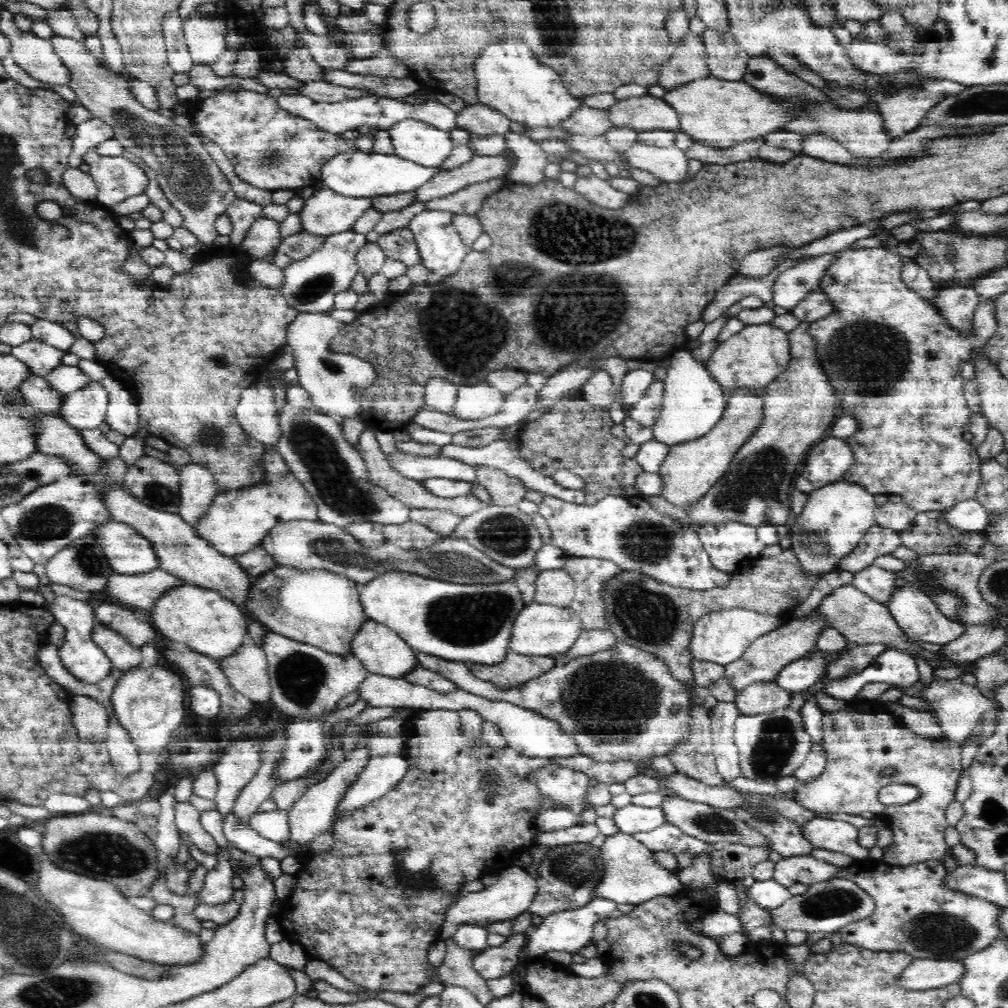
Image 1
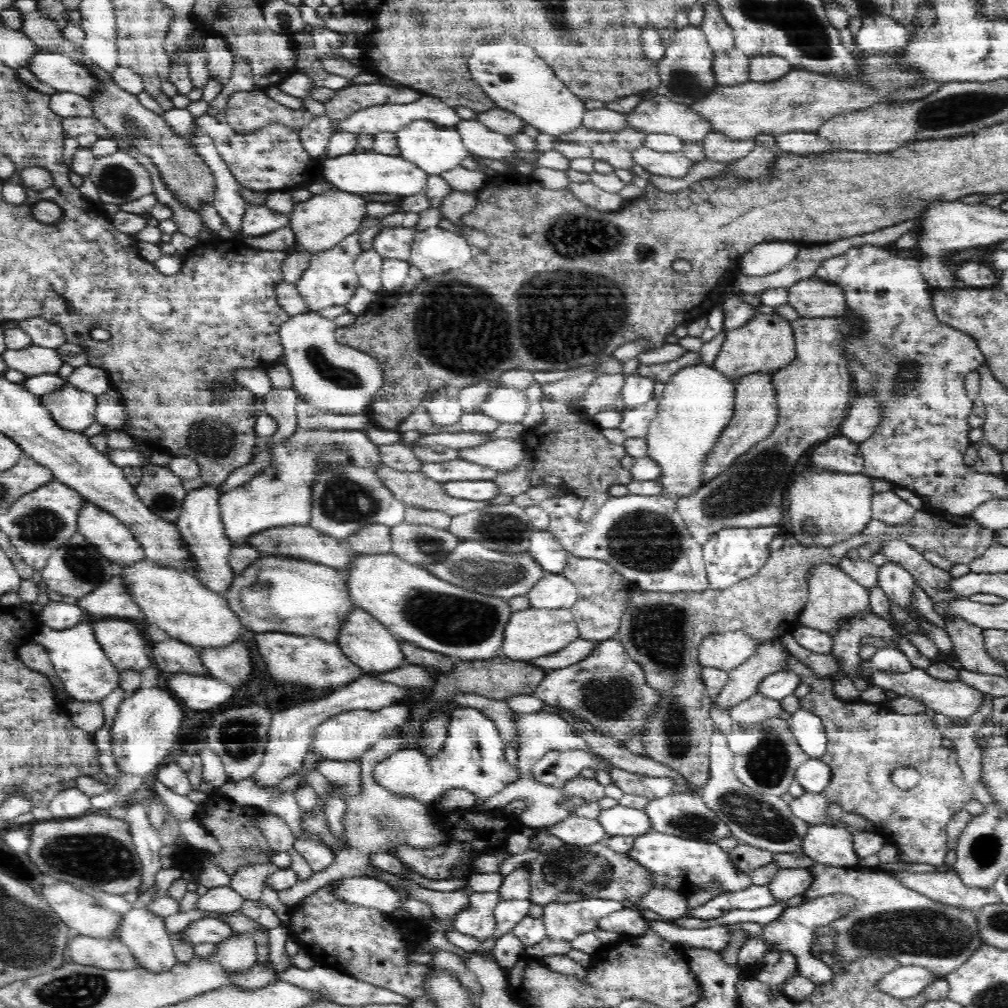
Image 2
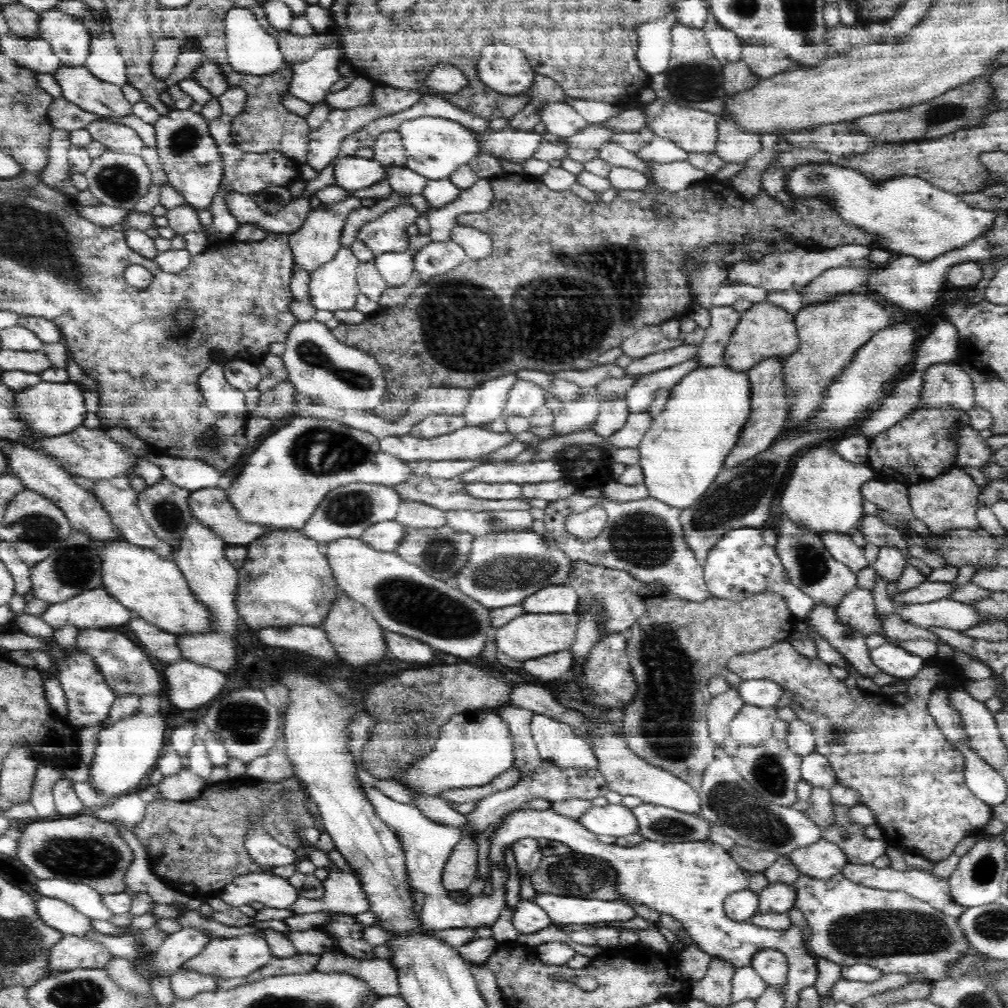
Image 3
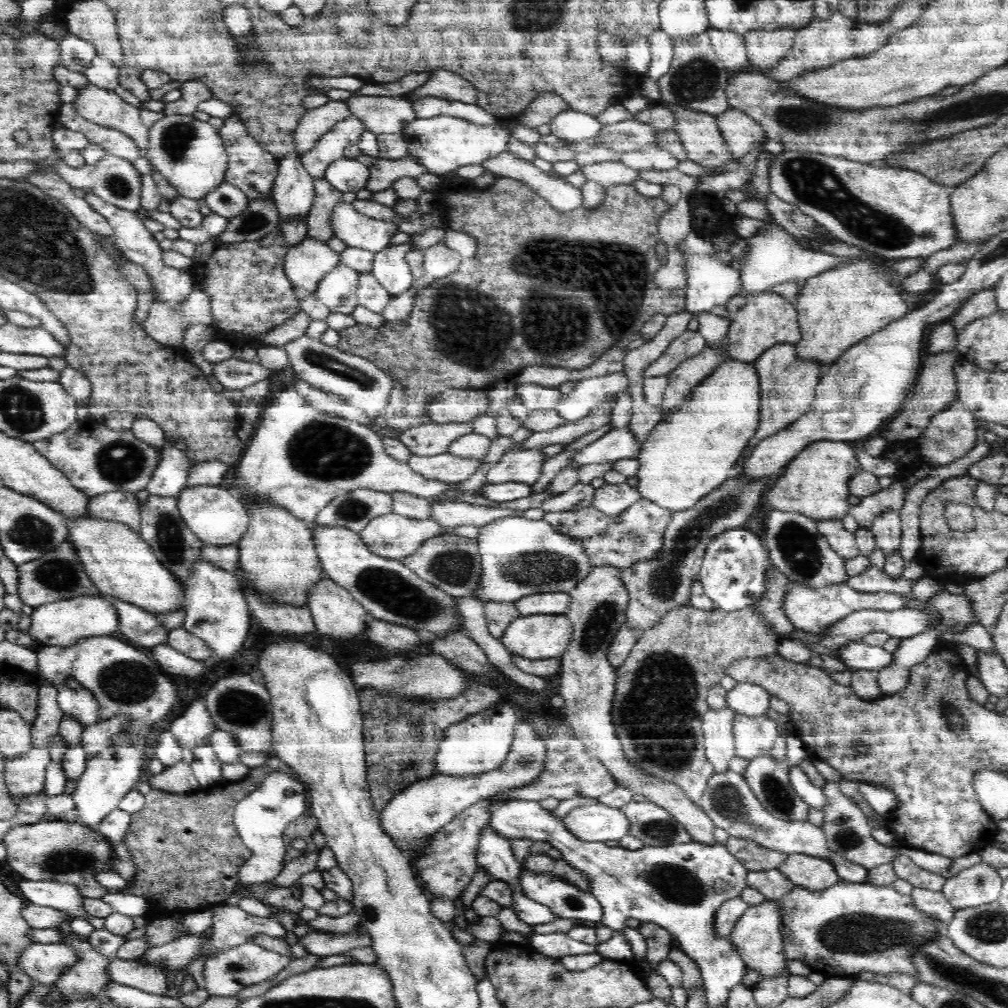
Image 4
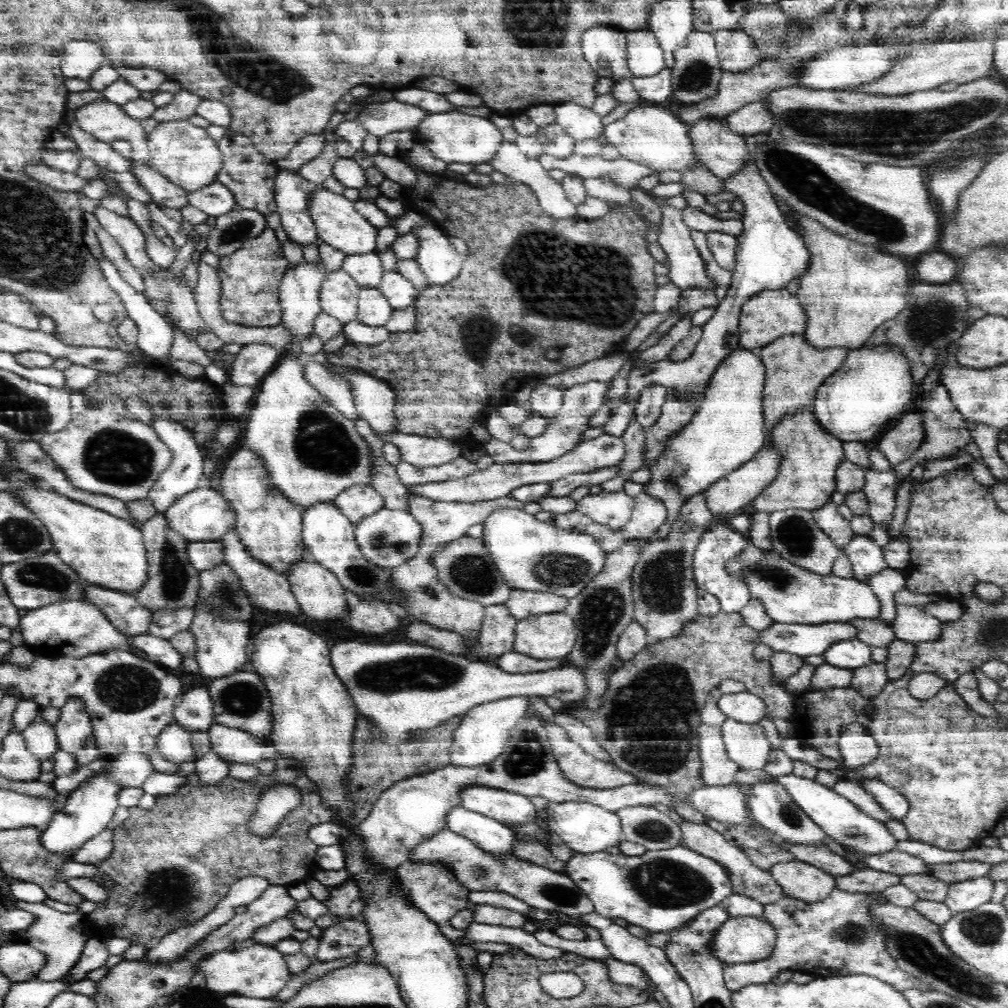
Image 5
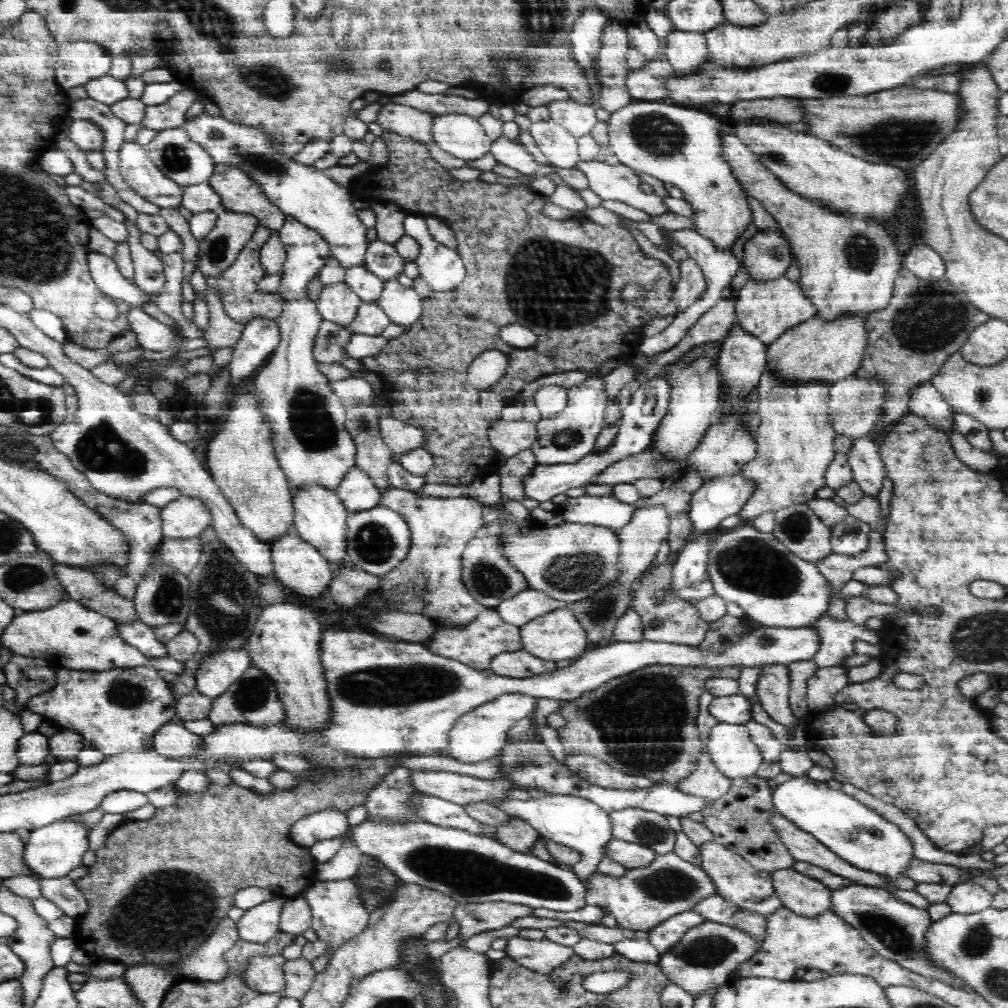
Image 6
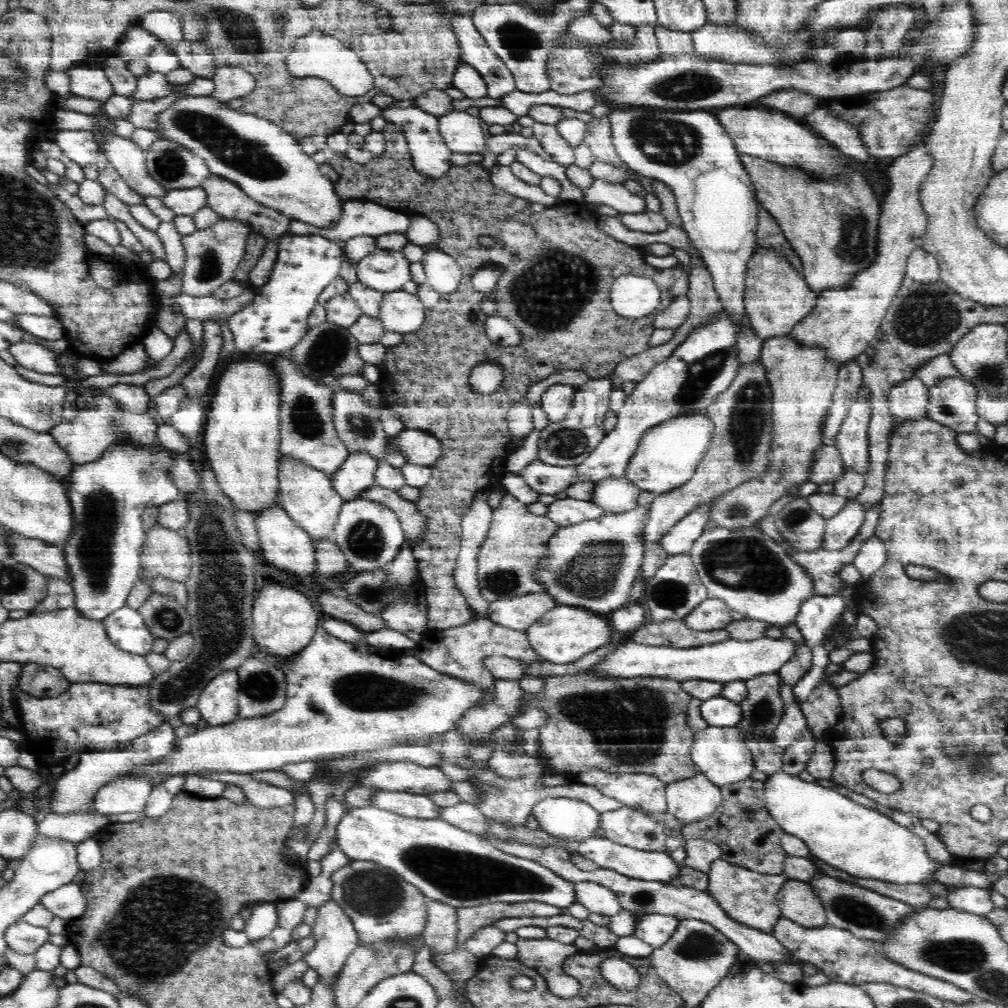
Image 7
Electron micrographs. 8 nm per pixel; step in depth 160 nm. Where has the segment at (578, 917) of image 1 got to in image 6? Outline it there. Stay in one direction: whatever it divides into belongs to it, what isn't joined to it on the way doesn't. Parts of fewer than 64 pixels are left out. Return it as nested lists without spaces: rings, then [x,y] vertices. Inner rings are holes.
[[[364,818],[356,826],[349,827],[347,836],[362,854],[380,860],[381,864],[398,875],[401,880],[409,881],[410,884],[420,884],[422,888],[437,889],[438,892],[453,897],[458,904],[504,901],[560,912],[570,912],[586,906],[584,882],[575,875],[572,868],[559,867],[528,853],[512,850],[488,836],[475,835],[464,829],[438,826],[420,820],[408,823],[374,823],[368,818]]]

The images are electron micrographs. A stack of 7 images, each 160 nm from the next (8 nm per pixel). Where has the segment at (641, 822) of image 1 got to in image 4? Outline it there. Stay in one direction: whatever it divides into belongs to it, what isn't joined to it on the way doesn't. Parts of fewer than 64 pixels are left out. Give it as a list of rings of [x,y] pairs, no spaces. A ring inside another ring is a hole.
[[[602,804],[584,805],[570,810],[564,817],[565,827],[580,840],[619,841],[629,834],[629,820],[619,809]]]

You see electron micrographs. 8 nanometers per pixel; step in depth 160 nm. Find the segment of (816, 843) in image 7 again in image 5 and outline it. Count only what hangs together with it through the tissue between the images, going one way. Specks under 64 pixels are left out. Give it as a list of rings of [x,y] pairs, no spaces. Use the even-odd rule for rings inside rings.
[[[793,772],[788,775],[780,776],[777,782],[788,790],[790,797],[805,813],[808,818],[822,827],[825,834],[834,838],[836,844],[840,844],[843,848],[851,848],[859,854],[886,854],[896,849],[898,840],[890,833],[885,822],[876,820],[868,816],[868,814],[858,809],[850,800],[840,796],[833,789],[827,788],[819,784],[815,780],[808,780],[796,776]]]

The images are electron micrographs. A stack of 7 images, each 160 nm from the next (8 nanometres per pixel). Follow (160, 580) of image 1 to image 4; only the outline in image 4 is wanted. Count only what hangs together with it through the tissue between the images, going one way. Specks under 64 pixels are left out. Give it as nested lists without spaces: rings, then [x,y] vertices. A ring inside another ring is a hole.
[[[101,594],[80,595],[74,598],[49,602],[34,608],[31,613],[31,625],[28,630],[40,647],[70,647],[80,638],[88,636],[108,636],[118,631],[118,613],[115,605],[107,596]]]

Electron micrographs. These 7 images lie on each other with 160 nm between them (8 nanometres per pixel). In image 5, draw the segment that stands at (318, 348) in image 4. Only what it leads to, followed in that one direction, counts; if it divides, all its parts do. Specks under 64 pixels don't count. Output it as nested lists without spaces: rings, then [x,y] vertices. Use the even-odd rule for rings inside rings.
[[[327,368],[331,374],[340,375],[342,379],[346,379],[346,382],[350,383],[350,391],[354,393],[355,405],[359,416],[370,423],[370,426],[375,430],[376,434],[392,434],[397,432],[394,428],[394,402],[395,394],[394,389],[390,388],[389,384],[386,384],[384,380],[380,380],[376,376],[372,376],[369,373],[363,371],[361,375],[356,373],[346,373],[342,369]]]

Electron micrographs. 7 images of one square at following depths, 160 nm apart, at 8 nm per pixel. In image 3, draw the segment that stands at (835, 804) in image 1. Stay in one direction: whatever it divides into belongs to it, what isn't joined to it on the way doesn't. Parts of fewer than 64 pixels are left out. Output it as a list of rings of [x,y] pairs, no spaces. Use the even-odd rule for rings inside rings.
[[[789,640],[782,641],[780,643],[771,645],[769,648],[759,649],[754,653],[743,653],[734,656],[727,665],[728,671],[738,675],[741,681],[746,680],[759,680],[767,679],[778,685],[782,685],[782,689],[785,692],[790,692],[792,694],[792,702],[788,706],[798,715],[798,719],[802,720],[810,727],[812,727],[812,733],[814,733],[814,750],[822,756],[826,756],[830,761],[830,766],[833,766],[834,772],[836,773],[837,783],[842,787],[850,788],[851,791],[859,793],[859,797],[862,805],[866,805],[874,810],[874,818],[876,818],[876,824],[879,825],[881,831],[883,832],[883,840],[890,847],[894,847],[902,852],[906,853],[916,853],[924,858],[933,861],[934,863],[940,862],[945,858],[948,858],[951,854],[954,854],[954,848],[970,834],[974,832],[980,832],[983,834],[983,828],[990,822],[992,816],[992,807],[989,804],[982,802],[978,799],[972,792],[967,789],[965,784],[965,758],[962,752],[958,751],[950,741],[946,740],[944,734],[941,732],[940,728],[937,726],[934,718],[928,712],[928,701],[930,696],[932,696],[932,691],[936,688],[944,686],[942,680],[938,676],[938,662],[935,660],[930,660],[922,668],[914,678],[910,679],[908,682],[908,688],[906,688],[906,697],[908,697],[908,702],[901,704],[902,706],[878,706],[878,704],[868,704],[868,698],[870,697],[865,692],[862,692],[858,687],[848,688],[844,681],[835,678],[830,671],[830,667],[824,662],[816,659],[808,659],[802,654],[796,652],[793,648],[793,644]]]

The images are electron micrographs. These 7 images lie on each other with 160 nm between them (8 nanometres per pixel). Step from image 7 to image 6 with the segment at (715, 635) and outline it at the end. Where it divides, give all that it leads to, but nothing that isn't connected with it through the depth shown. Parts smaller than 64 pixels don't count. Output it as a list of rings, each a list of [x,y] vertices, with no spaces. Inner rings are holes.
[[[664,562],[664,566],[656,568],[648,578],[642,579],[642,586],[636,598],[632,597],[631,606],[641,616],[644,627],[644,638],[654,642],[682,644],[696,646],[706,638],[706,632],[710,630],[710,623],[702,620],[698,614],[696,605],[688,600],[682,600],[673,592],[673,566]],[[650,590],[650,592],[648,592]]]

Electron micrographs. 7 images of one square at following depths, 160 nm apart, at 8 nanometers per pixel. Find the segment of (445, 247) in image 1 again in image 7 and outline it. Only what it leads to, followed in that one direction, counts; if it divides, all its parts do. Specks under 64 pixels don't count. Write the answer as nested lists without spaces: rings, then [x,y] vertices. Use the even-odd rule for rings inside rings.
[[[350,200],[344,201],[340,220],[334,228],[319,228],[292,220],[289,232],[297,236],[319,235],[342,244],[356,236],[378,237],[387,234],[388,230],[404,228],[410,224],[410,219],[380,204]],[[437,248],[425,249],[421,260],[427,284],[441,294],[452,293],[461,283],[463,274],[456,259]]]

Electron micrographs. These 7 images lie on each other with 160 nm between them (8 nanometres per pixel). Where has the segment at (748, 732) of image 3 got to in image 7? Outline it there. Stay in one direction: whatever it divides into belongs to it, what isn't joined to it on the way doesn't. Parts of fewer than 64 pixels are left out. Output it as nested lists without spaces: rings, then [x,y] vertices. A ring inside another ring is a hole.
[[[708,726],[705,730],[696,732],[691,748],[691,760],[698,765],[700,773],[708,776],[708,780],[718,787],[748,779],[755,769],[742,733],[735,727]]]

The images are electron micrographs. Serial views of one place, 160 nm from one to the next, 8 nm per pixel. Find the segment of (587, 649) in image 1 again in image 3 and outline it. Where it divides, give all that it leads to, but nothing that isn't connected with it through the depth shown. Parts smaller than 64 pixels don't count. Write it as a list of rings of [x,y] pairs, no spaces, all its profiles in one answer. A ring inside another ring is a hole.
[[[572,648],[555,654],[540,656],[538,659],[524,660],[521,662],[526,675],[542,683],[553,681],[566,676],[574,666]]]

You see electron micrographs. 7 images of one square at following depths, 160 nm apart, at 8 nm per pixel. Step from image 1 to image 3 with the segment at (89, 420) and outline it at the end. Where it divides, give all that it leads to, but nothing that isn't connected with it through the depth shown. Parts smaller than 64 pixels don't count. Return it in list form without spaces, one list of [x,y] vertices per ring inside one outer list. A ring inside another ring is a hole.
[[[44,382],[37,385],[13,389],[17,398],[13,400],[13,410],[20,413],[30,430],[38,436],[58,436],[82,426],[84,418],[88,413],[85,407],[85,397],[82,388],[74,382]]]

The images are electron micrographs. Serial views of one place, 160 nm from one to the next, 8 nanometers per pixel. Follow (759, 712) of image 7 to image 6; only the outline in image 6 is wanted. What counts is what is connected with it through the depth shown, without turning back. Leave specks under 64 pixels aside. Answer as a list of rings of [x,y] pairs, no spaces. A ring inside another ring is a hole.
[[[784,664],[764,666],[756,682],[756,695],[761,708],[774,722],[788,730],[796,728],[799,721],[789,706],[789,684],[790,671]]]

